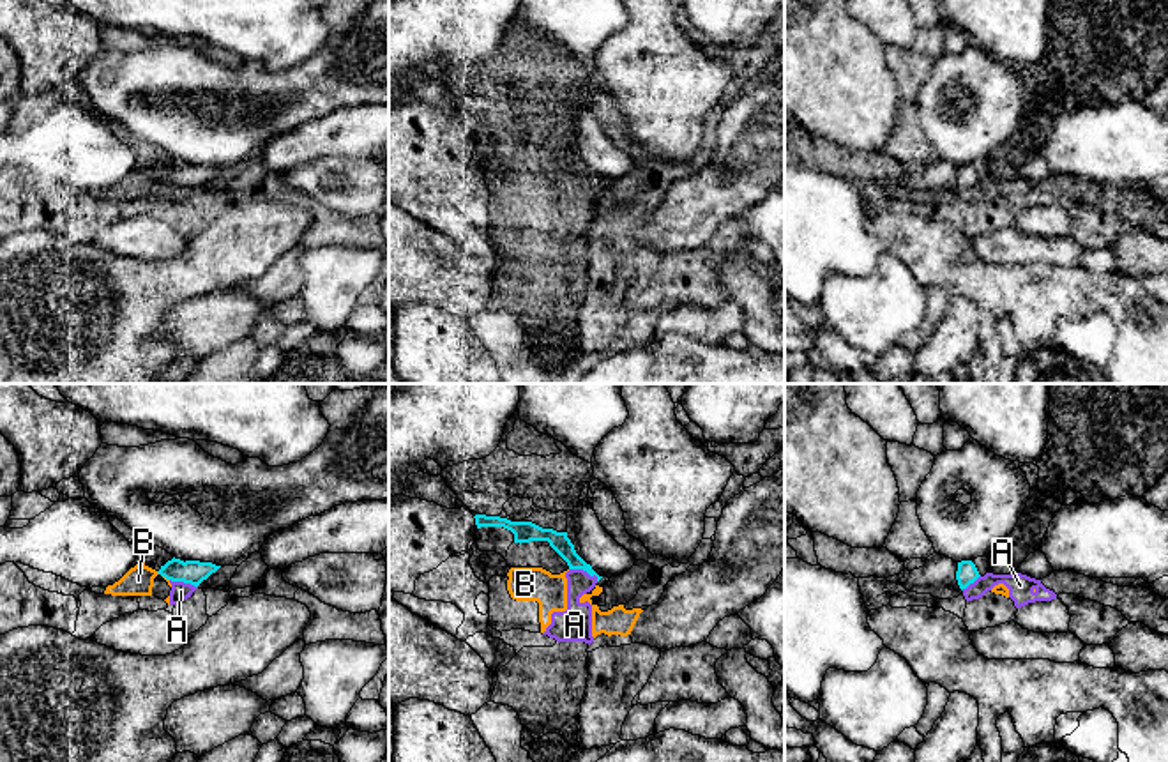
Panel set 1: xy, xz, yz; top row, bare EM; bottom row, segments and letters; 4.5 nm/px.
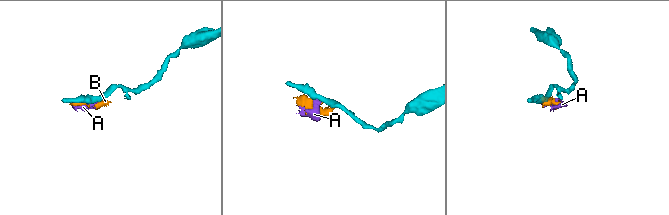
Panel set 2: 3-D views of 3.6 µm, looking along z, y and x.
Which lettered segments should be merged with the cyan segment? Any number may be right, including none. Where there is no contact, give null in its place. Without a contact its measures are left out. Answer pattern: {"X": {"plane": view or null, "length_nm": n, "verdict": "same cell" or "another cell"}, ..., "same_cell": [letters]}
{"A": {"plane": "xz", "length_nm": 150, "verdict": "another cell"}, "B": {"plane": "xy", "length_nm": 40, "verdict": "another cell"}, "same_cell": []}

